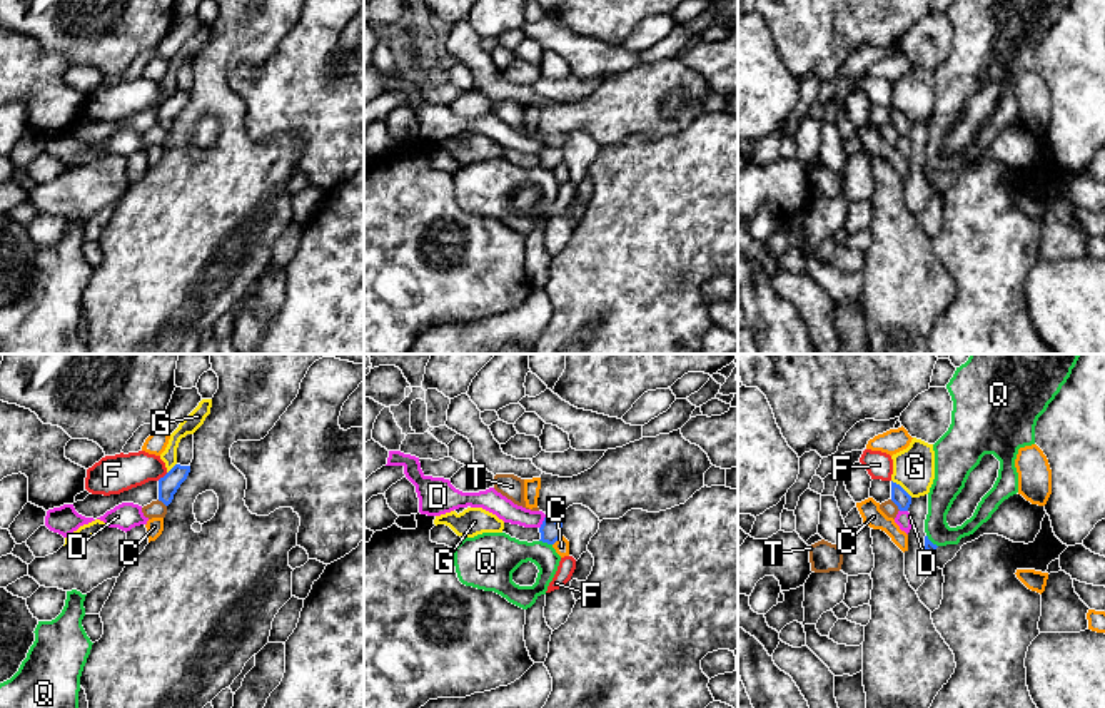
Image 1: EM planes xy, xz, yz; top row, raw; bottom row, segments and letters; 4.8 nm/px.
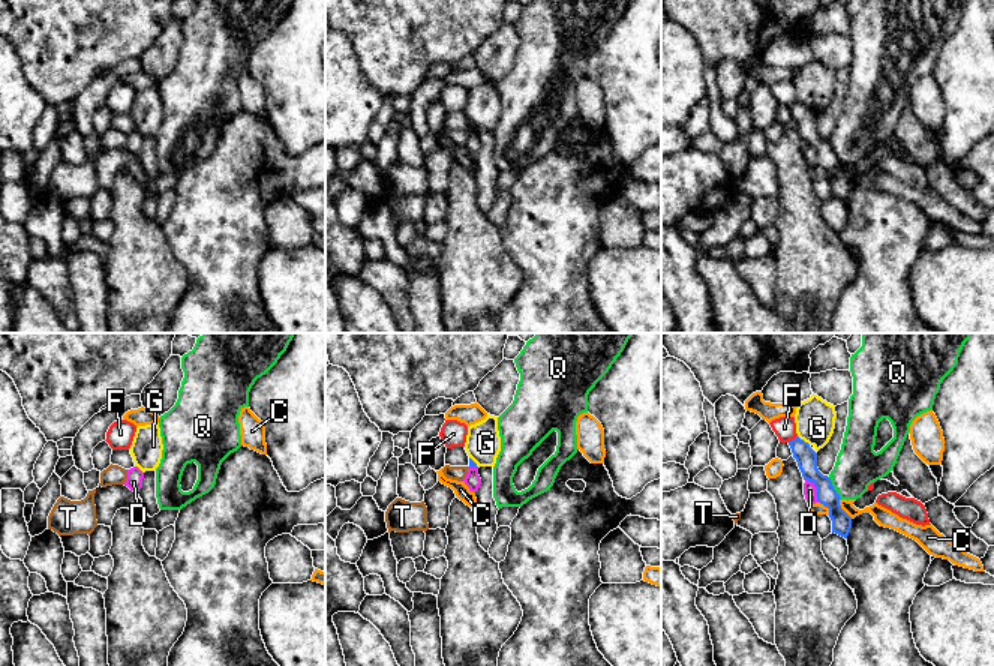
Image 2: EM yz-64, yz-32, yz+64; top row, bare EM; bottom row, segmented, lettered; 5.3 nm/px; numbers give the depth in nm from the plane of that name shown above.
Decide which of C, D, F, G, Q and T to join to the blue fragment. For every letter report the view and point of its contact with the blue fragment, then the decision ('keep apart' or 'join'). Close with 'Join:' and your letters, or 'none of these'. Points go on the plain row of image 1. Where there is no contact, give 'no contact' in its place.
C: xz (558, 164) | keep apart
D: xz (543, 149) | keep apart
F: xy (164, 102) | keep apart
G: yz (900, 112) | keep apart
Q: xz (546, 167) | keep apart
T: yz (895, 129) | keep apart
Join: none of these

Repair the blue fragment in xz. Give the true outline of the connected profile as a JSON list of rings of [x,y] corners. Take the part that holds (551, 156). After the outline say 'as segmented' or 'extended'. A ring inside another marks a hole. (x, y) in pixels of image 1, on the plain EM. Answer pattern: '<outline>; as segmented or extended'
[[[546,142],[539,154],[539,159],[539,167],[554,170],[563,162],[563,149]]]; as segmented

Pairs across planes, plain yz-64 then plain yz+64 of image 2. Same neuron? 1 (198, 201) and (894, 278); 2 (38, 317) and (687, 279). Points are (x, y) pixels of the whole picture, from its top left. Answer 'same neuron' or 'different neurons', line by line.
1: same neuron
2: same neuron

